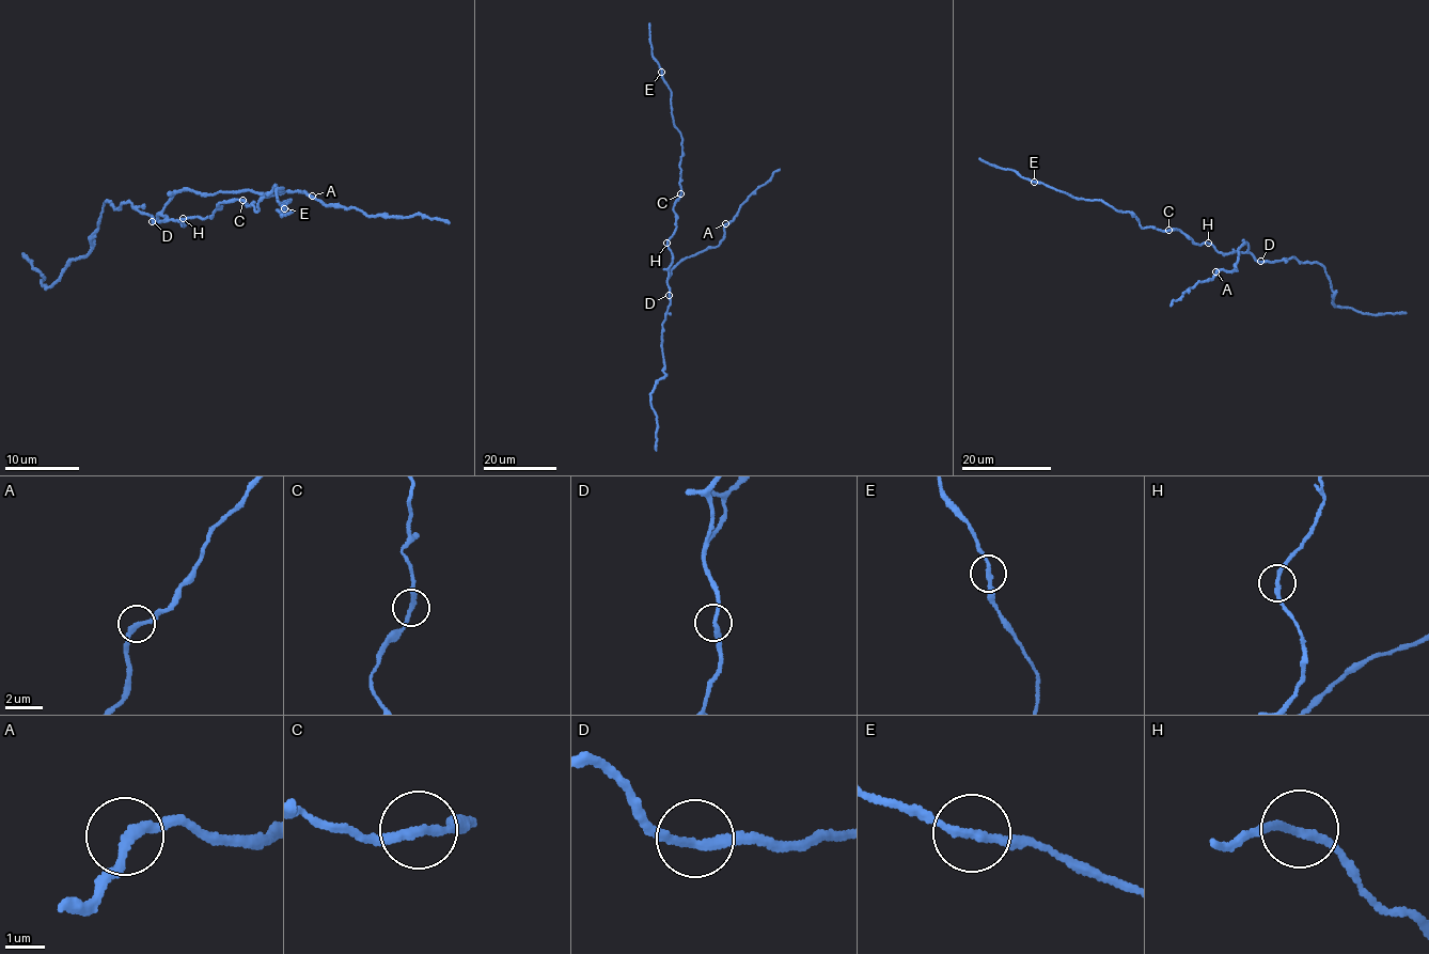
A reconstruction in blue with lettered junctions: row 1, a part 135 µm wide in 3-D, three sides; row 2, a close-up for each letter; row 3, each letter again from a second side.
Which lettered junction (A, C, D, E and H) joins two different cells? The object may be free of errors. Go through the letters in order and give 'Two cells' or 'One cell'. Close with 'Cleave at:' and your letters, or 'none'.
A: One cell
C: One cell
D: One cell
E: One cell
H: One cell
Cleave at: none

